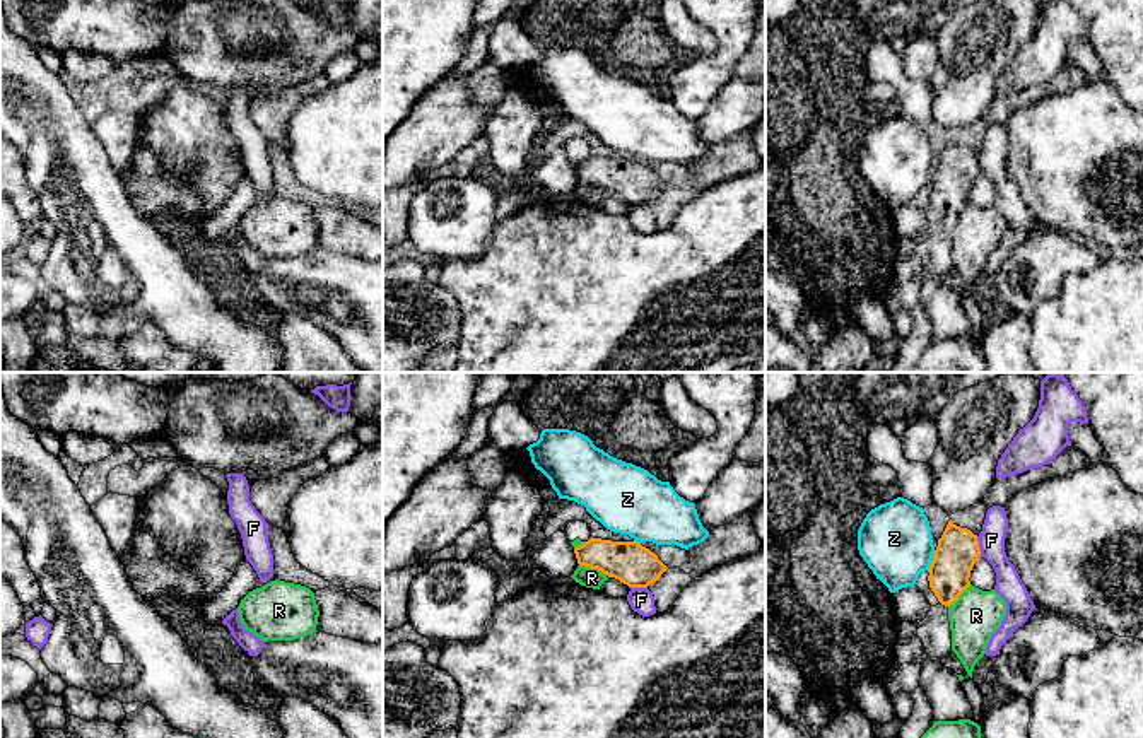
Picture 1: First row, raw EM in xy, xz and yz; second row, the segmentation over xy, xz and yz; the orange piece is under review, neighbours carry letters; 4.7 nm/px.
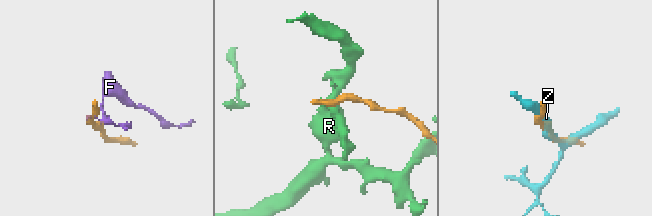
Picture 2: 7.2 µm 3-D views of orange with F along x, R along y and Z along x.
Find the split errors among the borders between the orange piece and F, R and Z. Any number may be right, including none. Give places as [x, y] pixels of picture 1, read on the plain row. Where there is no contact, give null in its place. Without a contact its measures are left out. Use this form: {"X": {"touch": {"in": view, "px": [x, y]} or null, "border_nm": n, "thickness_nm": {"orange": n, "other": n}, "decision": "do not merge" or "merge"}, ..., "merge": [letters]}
{"F": {"touch": {"in": "yz", "px": [978, 164]}, "border_nm": 100, "thickness_nm": {"orange": 200, "other": 130}, "decision": "do not merge"}, "R": {"touch": {"in": "xz", "px": [593, 185]}, "border_nm": 140, "thickness_nm": {"orange": 200, "other": 100}, "decision": "do not merge"}, "Z": {"touch": {"in": "yz", "px": [933, 178]}, "border_nm": 100, "thickness_nm": {"orange": 200, "other": 340}, "decision": "do not merge"}, "merge": []}

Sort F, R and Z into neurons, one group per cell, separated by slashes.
F / R / Z

